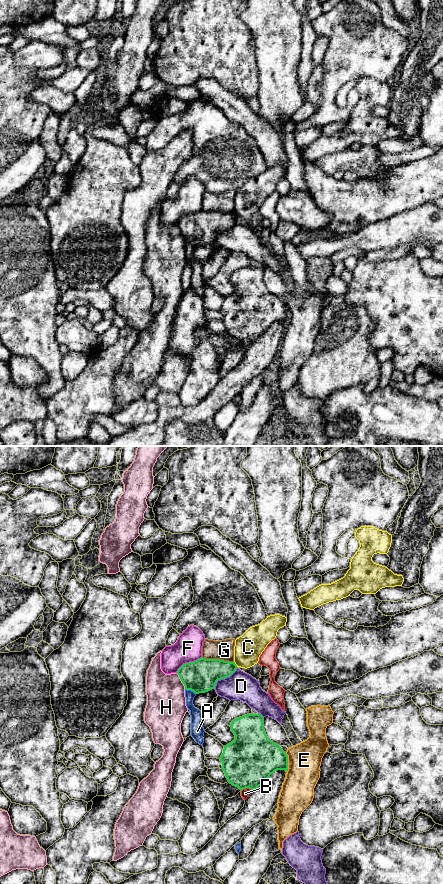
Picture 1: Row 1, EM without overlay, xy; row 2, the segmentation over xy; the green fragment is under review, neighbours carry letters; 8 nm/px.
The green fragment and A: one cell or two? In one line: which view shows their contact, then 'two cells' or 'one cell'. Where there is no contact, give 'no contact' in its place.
meets green in xy; two cells

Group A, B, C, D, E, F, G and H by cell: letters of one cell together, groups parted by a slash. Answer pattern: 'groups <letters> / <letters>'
groups A / B / C / D / E / F / G / H

